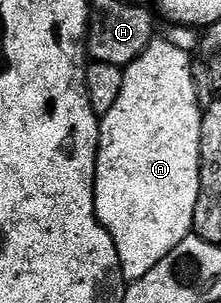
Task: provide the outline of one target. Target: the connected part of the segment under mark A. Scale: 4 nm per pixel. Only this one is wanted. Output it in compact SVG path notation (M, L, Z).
M166 37L152 39L141 55L123 68L121 94L113 109L101 116L95 166L95 215L109 237L113 237L113 245L117 245L117 257L127 281L145 277L161 257L169 257L192 234L195 225L197 197L201 193L199 150L203 111L193 87L192 62L189 52L177 49Z

